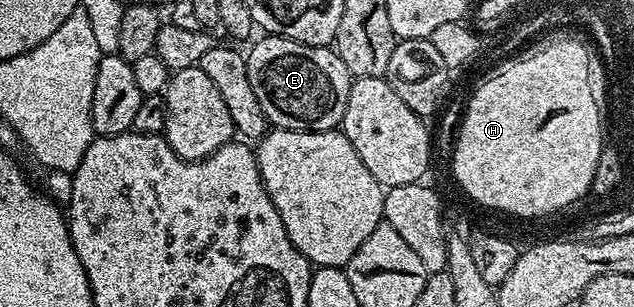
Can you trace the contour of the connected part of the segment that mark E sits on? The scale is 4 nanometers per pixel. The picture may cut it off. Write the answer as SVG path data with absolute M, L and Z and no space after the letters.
M280 36L259 38L245 54L245 67L247 80L251 80L251 92L255 92L255 100L259 100L259 108L263 108L270 127L279 130L337 130L347 112L347 96L355 79L347 72L347 64L343 64L336 49L308 46Z

